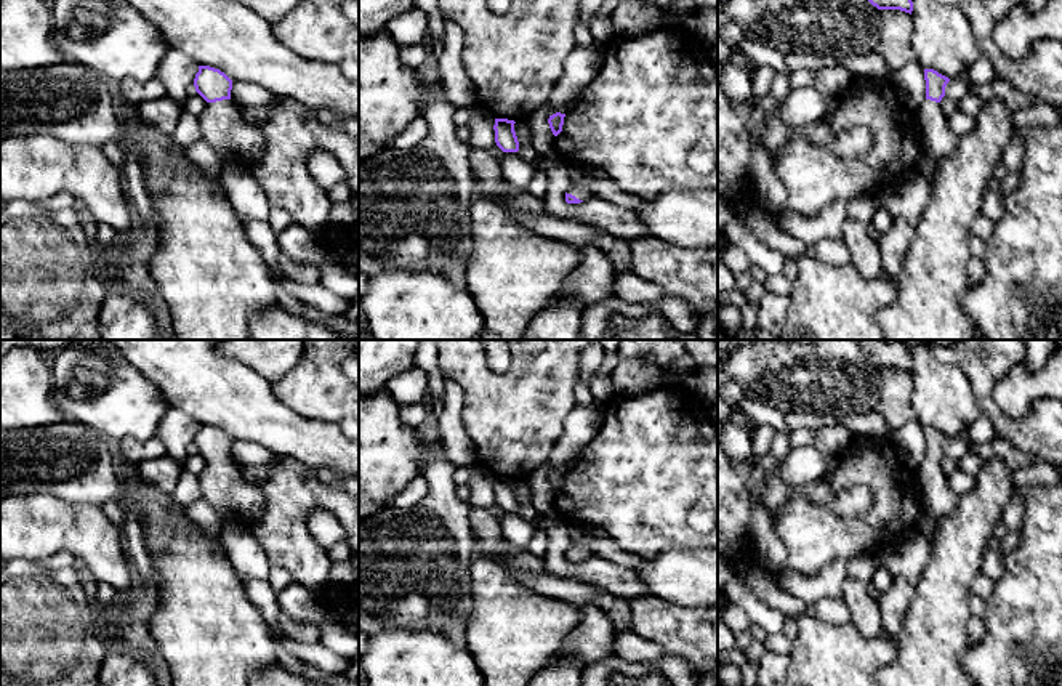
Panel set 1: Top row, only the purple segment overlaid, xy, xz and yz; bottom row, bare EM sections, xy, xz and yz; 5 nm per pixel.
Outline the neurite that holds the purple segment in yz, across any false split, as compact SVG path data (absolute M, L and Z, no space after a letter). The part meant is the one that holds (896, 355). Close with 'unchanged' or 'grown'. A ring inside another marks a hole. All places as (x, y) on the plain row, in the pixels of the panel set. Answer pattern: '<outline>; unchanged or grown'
M881 340L857 341L865 357L878 369L900 369L911 373L913 361L910 348L902 340L895 340L892 343Z; unchanged

